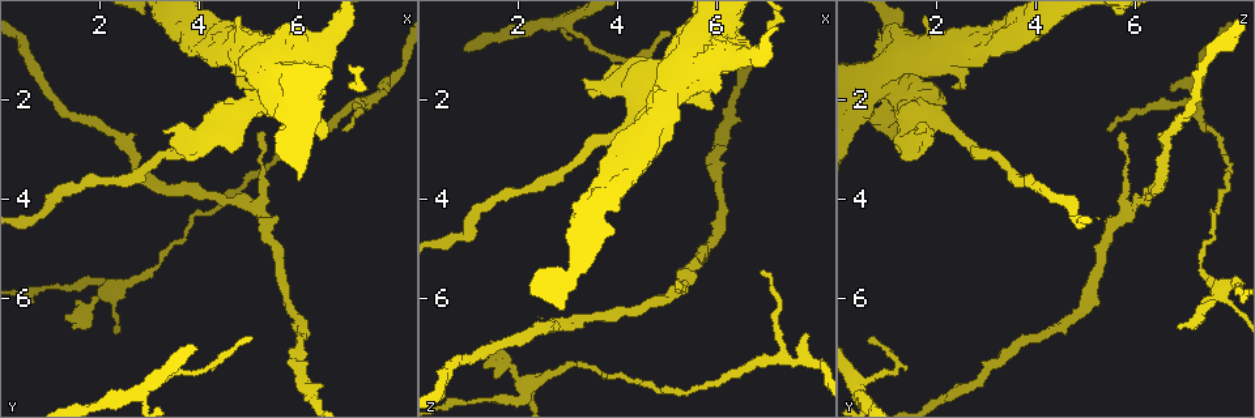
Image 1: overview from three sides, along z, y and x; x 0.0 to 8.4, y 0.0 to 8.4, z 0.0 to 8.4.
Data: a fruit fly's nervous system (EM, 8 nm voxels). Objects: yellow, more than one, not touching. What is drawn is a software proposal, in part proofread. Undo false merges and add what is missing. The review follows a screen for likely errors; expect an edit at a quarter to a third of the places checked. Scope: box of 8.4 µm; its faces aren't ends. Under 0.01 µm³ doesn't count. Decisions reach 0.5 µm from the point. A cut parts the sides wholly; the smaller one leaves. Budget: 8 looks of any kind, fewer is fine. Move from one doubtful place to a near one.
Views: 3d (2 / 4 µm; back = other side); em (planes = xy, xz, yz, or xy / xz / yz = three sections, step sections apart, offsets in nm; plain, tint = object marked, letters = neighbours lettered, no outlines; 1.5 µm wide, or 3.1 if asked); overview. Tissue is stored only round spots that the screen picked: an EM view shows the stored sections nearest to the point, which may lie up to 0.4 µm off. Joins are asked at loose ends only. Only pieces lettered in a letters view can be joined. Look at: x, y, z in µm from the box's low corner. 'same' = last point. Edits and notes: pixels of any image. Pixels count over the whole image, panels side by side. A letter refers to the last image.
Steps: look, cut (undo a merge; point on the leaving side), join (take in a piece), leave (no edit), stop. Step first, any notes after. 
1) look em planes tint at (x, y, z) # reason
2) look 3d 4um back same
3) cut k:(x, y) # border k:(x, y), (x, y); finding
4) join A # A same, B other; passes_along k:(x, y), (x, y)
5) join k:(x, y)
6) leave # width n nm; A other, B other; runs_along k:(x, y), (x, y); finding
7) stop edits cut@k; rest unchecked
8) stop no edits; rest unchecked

look em planes plain at (4.80, 1.40, 2.20) # thick end

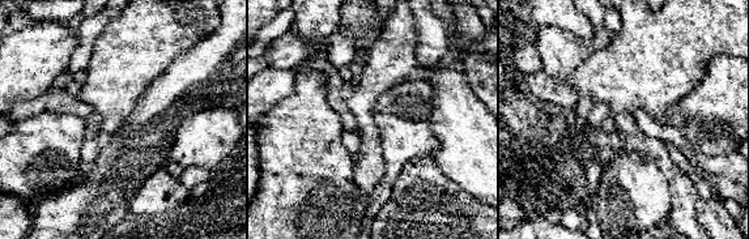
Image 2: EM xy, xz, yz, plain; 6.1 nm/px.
look em planes letters same # what lies round it

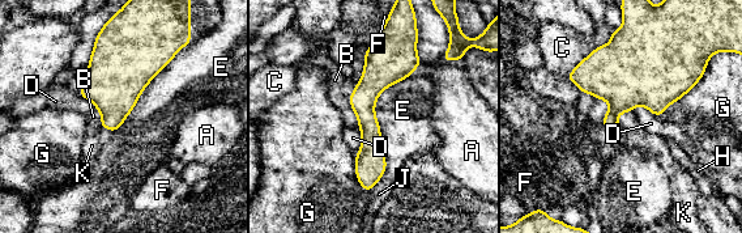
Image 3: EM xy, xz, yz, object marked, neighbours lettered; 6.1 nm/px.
leave # A other, B other, C other, D other, E other, F other, G other, H other, J other, K other; runs_along 3:(387, 38), (367, 90), (367, 187); none of them fits

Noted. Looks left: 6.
look em planes tint at (5.25, 4.25, 5.80)

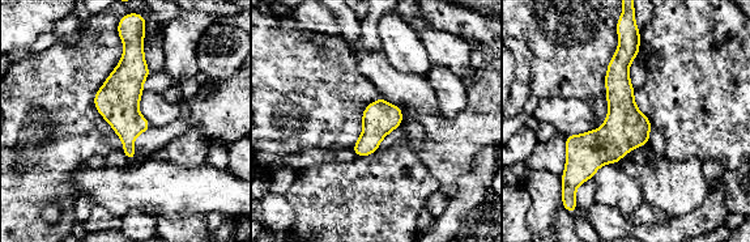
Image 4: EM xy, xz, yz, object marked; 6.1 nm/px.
look em planes letters same # see the neighbours

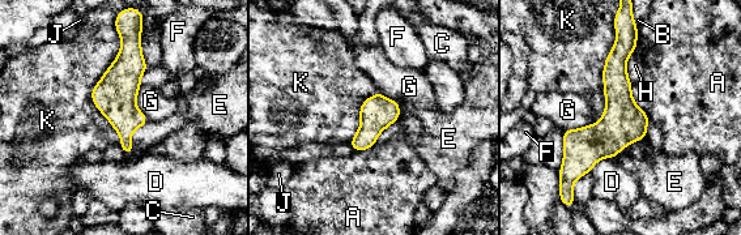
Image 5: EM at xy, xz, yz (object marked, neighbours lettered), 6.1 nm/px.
leave # A other, B other, C other, D other, E other, F other, G other, H other, J other, K other; runs_along 5:(631, 31), (617, 122), (579, 172); continuous, no second neuron

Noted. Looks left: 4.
look 3d 2um at (2.25, 5.80, 7.70)

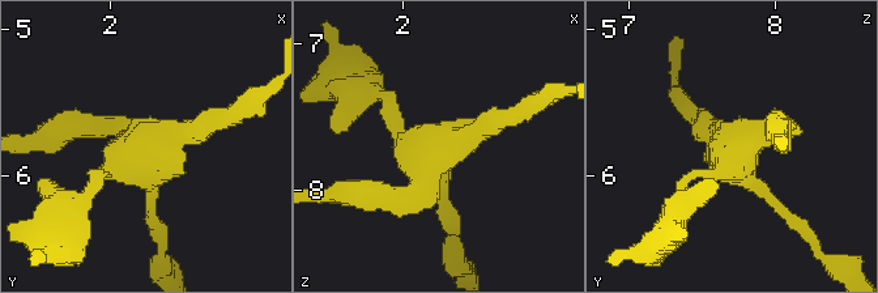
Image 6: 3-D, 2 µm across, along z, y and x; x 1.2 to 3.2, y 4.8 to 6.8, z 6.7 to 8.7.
look em planes plain at (2.24, 5.82, 7.72) # arms 4

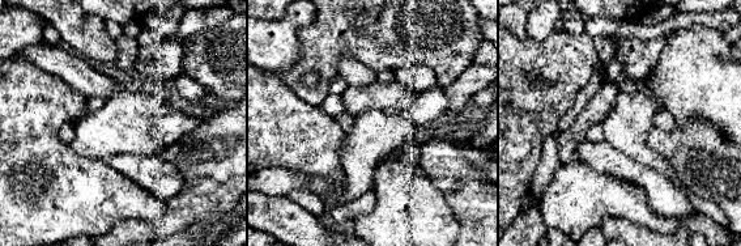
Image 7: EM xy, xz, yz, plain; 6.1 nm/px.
look em planes letters same

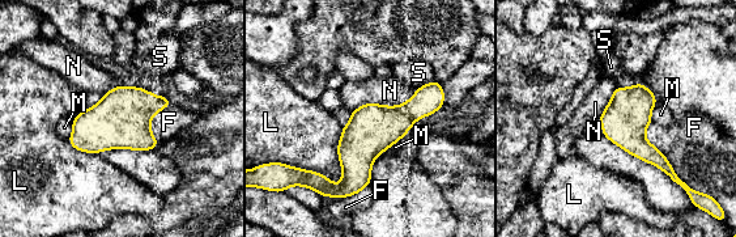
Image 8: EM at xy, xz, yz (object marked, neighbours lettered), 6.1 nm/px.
leave # width 280 nm; F other, L other, M other, N other, S other; continuous, no second neuron

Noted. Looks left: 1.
stop no edits; rest unchecked

